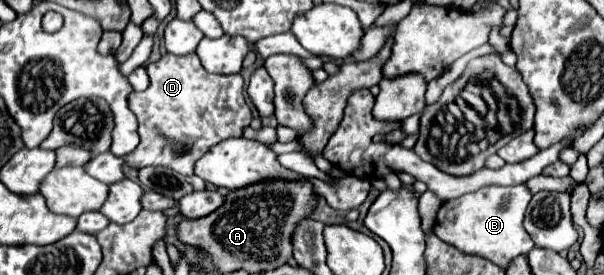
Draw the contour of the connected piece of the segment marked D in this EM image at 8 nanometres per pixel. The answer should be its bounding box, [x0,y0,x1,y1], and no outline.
[123,53,251,175]

